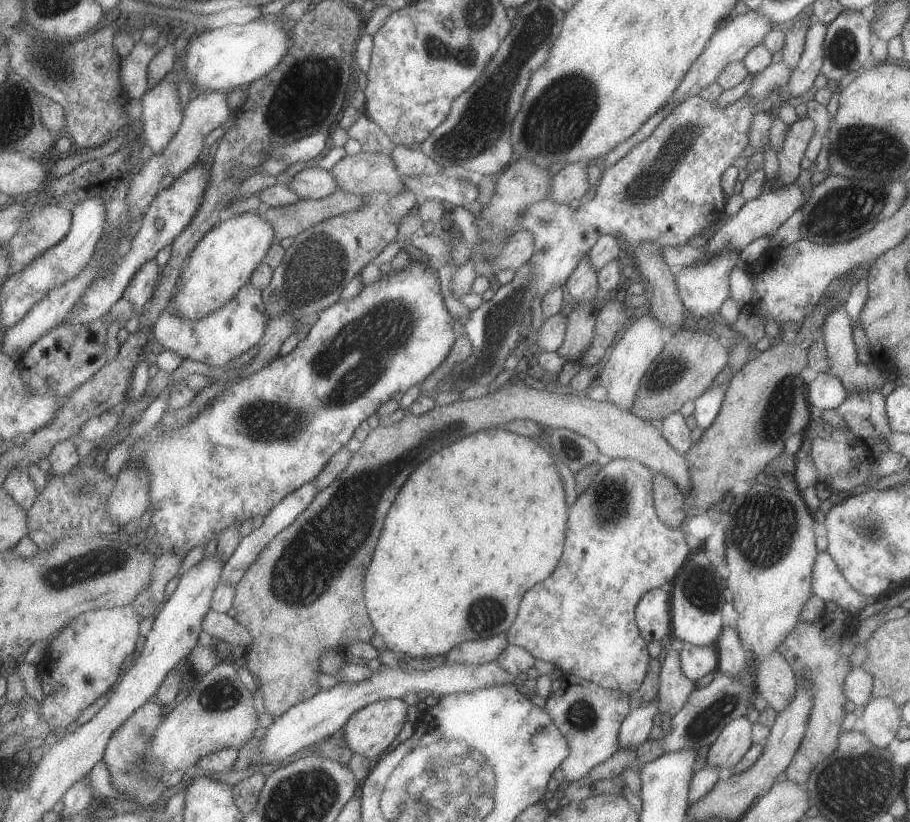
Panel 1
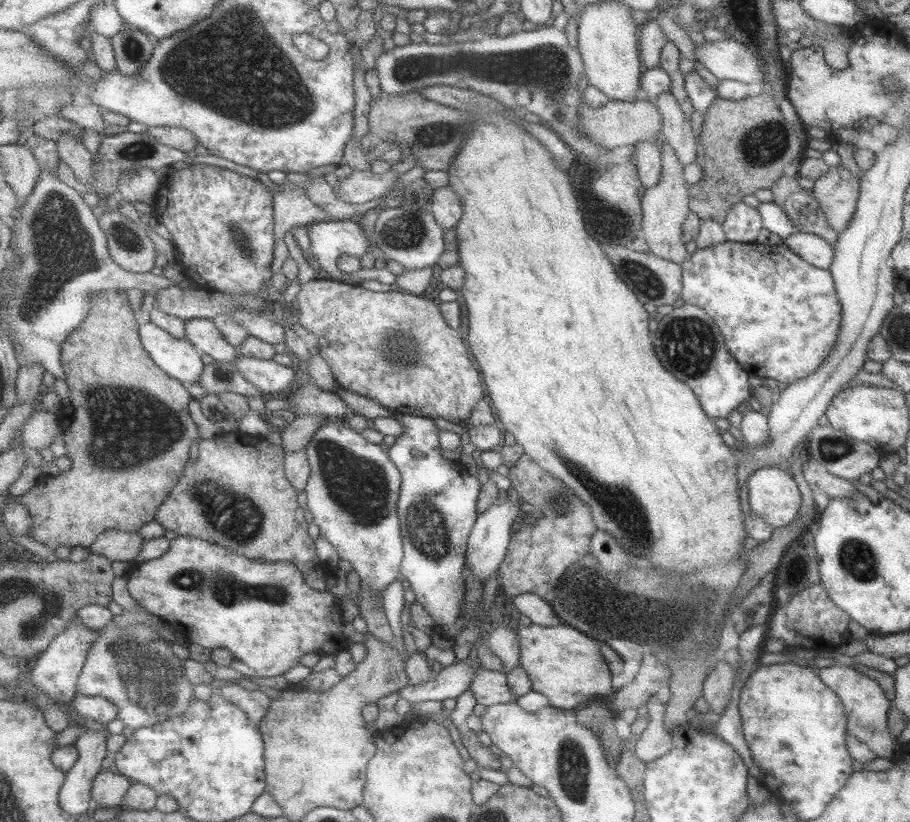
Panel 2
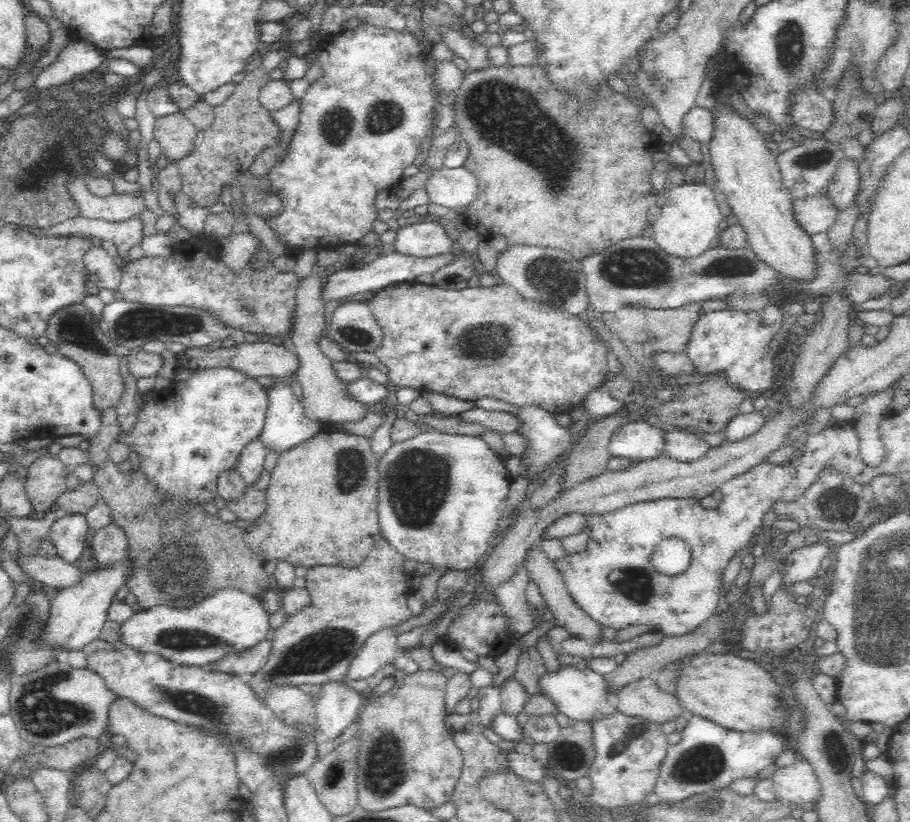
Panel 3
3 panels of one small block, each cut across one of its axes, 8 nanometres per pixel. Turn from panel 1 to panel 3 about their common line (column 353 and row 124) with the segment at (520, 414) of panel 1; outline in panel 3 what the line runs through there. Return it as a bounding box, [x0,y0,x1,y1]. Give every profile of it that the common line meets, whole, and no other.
[456,62,664,261]

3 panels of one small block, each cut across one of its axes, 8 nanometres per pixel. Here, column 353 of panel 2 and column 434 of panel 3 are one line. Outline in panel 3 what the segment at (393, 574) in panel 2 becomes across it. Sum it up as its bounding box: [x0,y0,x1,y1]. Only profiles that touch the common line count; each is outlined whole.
[379,428,512,569]

